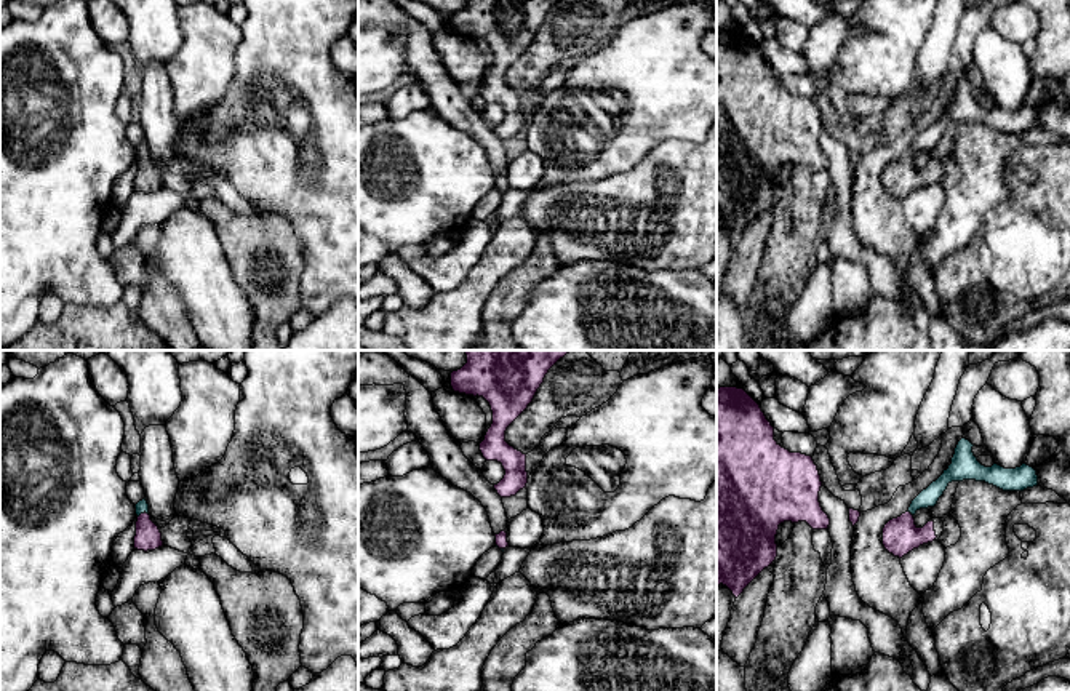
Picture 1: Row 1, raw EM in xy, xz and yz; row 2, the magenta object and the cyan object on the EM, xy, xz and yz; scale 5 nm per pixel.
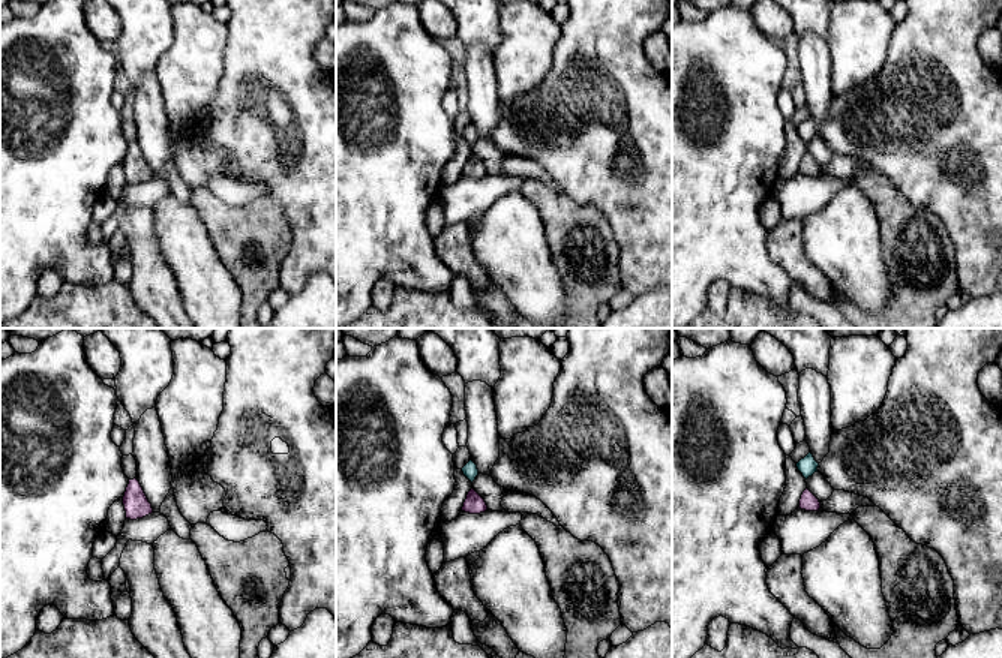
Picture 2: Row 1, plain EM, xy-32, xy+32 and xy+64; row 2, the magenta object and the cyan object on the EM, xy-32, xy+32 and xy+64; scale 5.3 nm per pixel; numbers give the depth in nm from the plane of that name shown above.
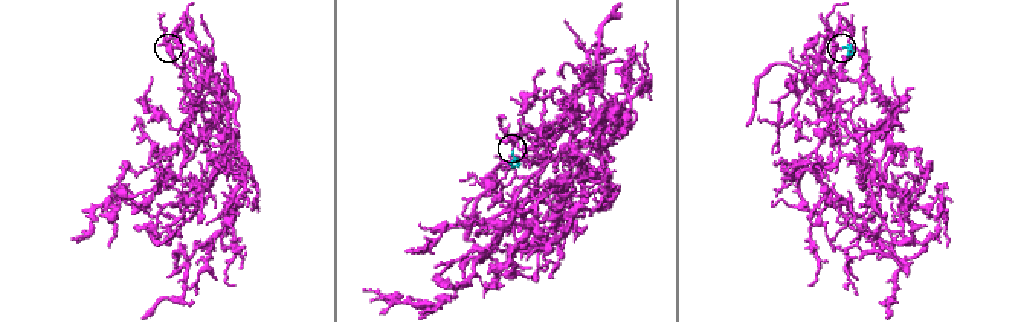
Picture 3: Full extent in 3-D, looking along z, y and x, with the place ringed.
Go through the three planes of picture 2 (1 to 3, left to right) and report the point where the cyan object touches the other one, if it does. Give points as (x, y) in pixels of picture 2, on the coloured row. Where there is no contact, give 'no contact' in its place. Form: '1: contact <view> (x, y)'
1: no contact
2: no contact
3: no contact

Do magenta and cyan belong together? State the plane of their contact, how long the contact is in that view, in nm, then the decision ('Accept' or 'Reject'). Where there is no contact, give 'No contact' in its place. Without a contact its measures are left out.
Touches magenta in xy. Shared border 60 nm. Accept

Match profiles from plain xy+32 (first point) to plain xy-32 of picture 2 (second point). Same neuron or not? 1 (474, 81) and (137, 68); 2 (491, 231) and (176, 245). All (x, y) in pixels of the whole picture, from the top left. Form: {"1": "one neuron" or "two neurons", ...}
{"1": "two neurons", "2": "one neuron"}

